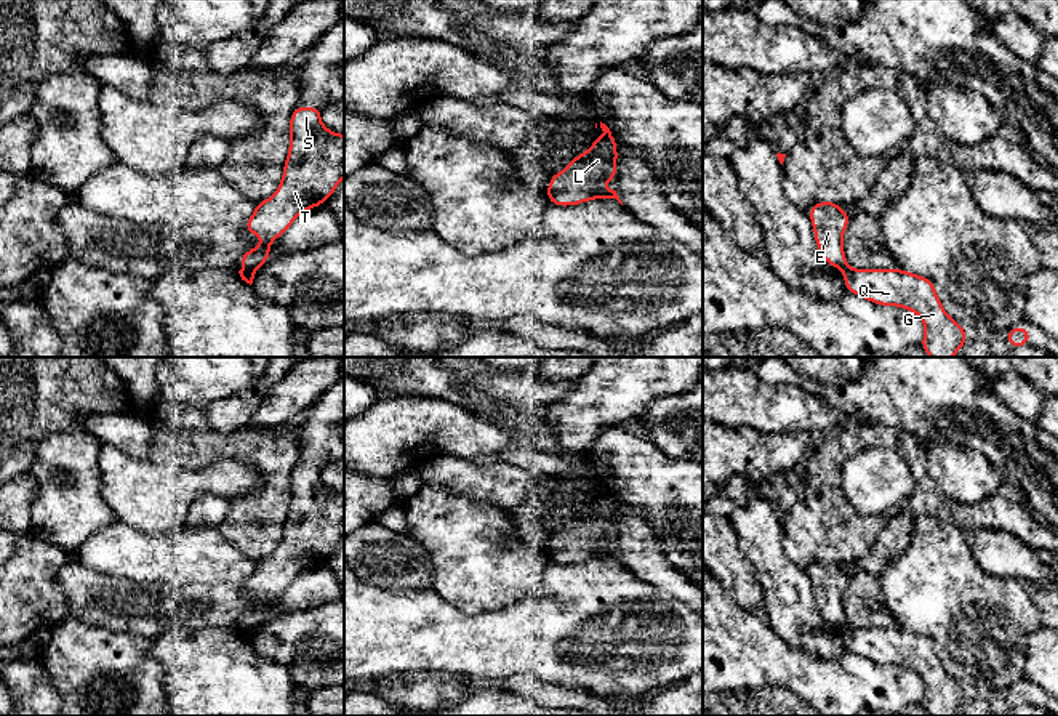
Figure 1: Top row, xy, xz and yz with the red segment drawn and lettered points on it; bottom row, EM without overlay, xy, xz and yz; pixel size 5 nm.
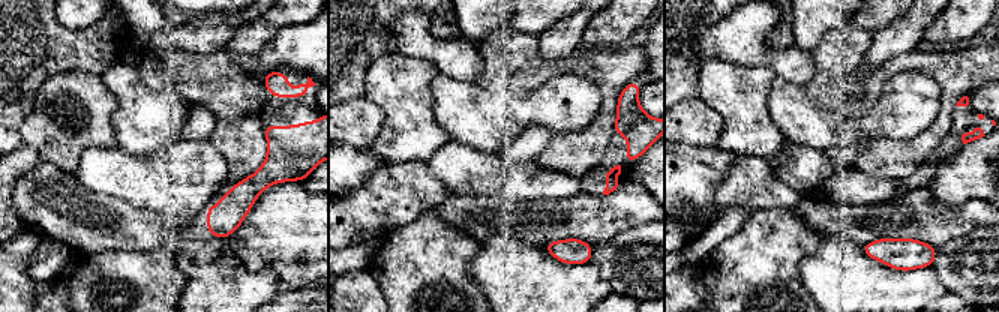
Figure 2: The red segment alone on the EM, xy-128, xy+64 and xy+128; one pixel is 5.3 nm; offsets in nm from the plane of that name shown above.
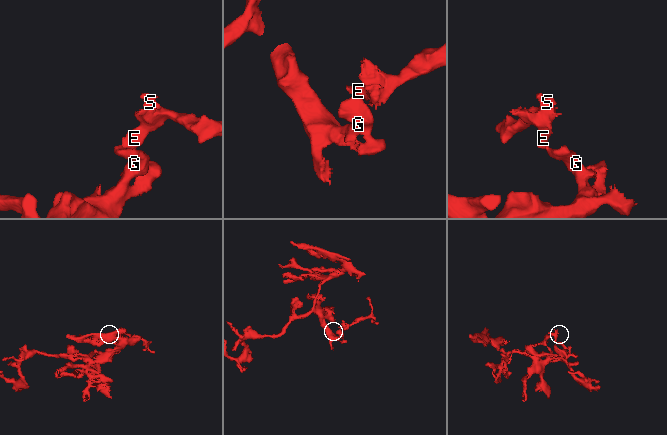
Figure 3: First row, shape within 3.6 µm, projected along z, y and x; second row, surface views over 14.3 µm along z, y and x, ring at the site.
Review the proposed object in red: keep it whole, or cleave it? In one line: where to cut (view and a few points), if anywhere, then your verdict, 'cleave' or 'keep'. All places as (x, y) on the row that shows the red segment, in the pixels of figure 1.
xy (245, 268), (255, 269) | cleave

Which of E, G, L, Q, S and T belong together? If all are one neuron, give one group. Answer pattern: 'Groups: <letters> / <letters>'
Groups: E S T / G L Q

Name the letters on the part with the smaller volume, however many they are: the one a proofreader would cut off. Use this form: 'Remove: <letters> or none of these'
Remove: E, S, T

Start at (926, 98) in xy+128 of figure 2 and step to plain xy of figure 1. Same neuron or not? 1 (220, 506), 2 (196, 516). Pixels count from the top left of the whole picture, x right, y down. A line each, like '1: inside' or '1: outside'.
1: outside
2: outside

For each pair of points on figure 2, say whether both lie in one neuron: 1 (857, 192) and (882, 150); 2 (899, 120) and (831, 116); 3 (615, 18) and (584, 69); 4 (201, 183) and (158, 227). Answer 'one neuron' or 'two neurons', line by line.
1: two neurons
2: one neuron
3: two neurons
4: two neurons

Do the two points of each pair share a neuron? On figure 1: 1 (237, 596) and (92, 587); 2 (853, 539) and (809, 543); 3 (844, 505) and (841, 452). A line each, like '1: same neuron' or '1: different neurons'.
1: same neuron
2: same neuron
3: same neuron

